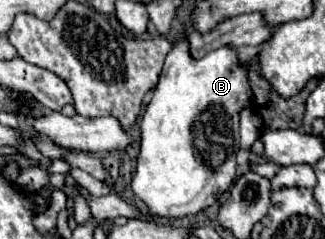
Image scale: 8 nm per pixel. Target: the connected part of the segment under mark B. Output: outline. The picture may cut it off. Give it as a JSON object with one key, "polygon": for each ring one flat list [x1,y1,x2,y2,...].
{"polygon":[[181,37,173,43,165,59,153,101,147,105,141,119,141,153,137,173,131,183,133,191,149,205,155,215,169,219,195,215,217,203,219,197,231,187,237,175,235,153,239,151,239,111,249,105,251,97,253,91,247,79,247,69,233,45,223,45,197,59,189,51,187,37]]}

